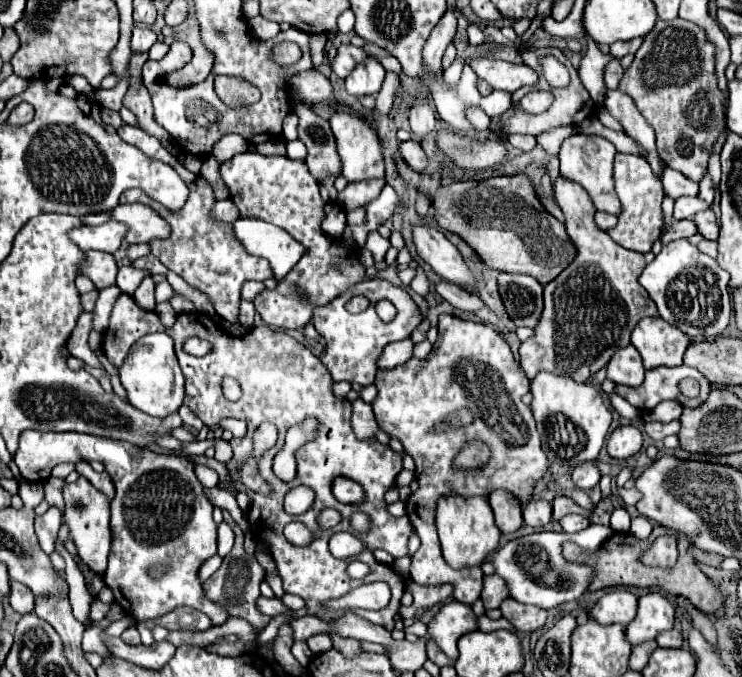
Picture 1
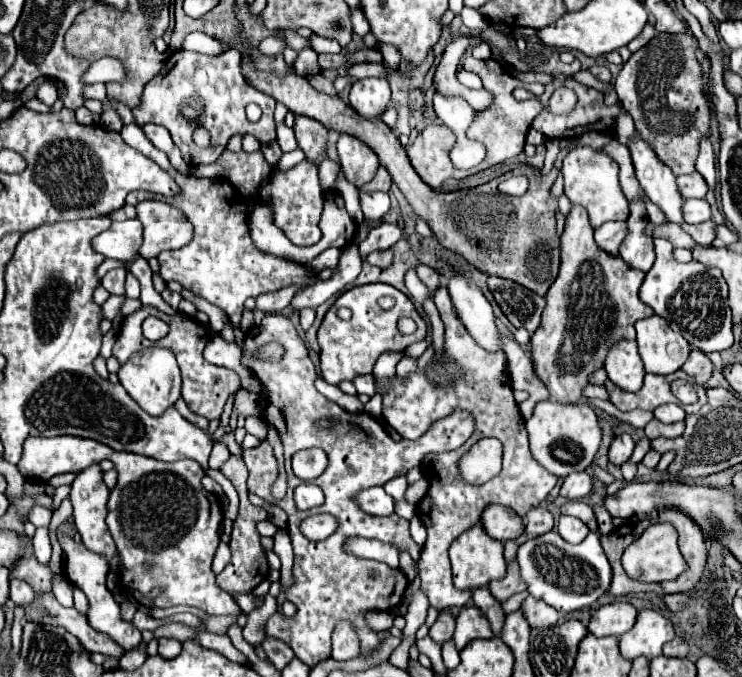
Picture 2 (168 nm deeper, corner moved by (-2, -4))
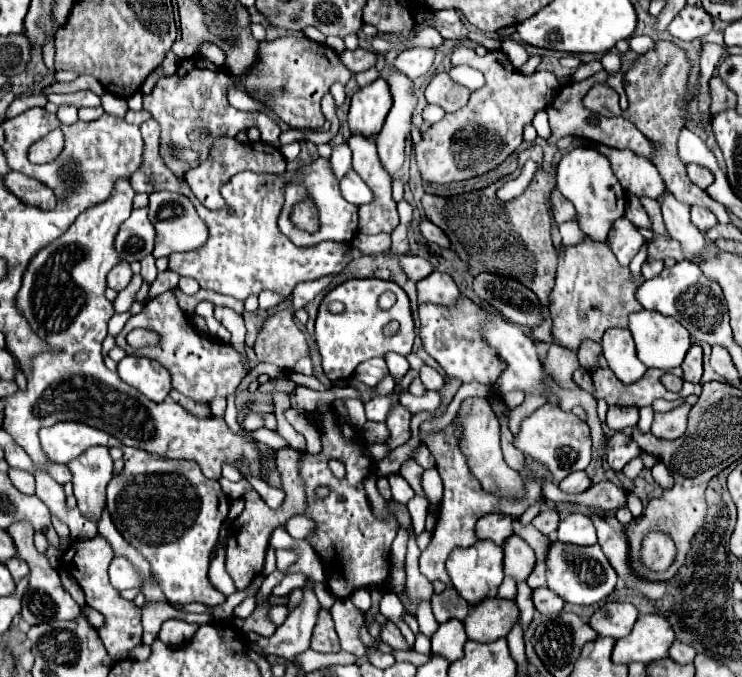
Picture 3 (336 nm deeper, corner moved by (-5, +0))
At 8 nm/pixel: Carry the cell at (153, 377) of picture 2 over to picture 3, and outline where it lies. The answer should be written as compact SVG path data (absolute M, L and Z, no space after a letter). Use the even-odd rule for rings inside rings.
M126 355L118 363L118 375L128 385L136 387L140 393L144 393L148 399L152 399L156 403L164 401L164 397L172 389L168 371L158 361L152 361L146 357Z

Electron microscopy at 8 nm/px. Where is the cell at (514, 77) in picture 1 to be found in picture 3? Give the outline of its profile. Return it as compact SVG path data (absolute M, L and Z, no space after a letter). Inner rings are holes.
M458 47L452 53L452 63L468 63L470 67L480 69L486 75L486 85L470 93L470 99L462 109L446 113L442 121L434 123L422 135L422 141L414 146L416 165L422 179L438 185L466 181L496 169L520 147L522 127L532 121L538 109L550 105L562 87L550 71L522 75L512 67L510 59L502 51L488 51L484 57L478 57L472 49Z

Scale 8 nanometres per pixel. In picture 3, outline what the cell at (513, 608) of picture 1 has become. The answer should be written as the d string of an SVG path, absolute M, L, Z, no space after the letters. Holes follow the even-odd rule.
M548 587L536 589L534 595L532 595L532 599L534 599L536 609L538 609L542 615L554 615L554 613L560 613L562 607L564 607L564 599L558 597L556 593L552 593Z

